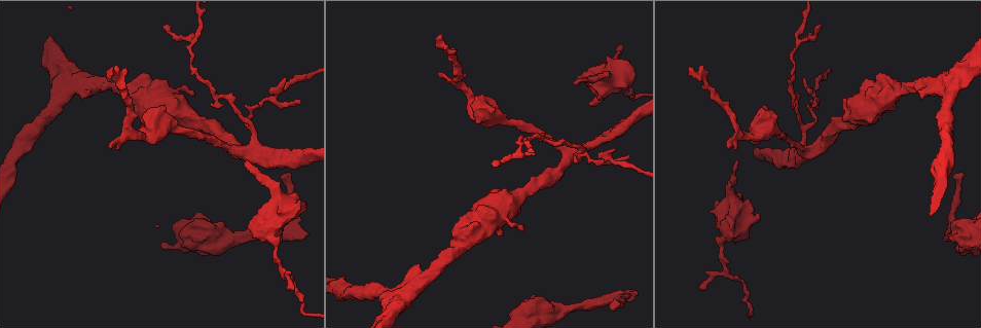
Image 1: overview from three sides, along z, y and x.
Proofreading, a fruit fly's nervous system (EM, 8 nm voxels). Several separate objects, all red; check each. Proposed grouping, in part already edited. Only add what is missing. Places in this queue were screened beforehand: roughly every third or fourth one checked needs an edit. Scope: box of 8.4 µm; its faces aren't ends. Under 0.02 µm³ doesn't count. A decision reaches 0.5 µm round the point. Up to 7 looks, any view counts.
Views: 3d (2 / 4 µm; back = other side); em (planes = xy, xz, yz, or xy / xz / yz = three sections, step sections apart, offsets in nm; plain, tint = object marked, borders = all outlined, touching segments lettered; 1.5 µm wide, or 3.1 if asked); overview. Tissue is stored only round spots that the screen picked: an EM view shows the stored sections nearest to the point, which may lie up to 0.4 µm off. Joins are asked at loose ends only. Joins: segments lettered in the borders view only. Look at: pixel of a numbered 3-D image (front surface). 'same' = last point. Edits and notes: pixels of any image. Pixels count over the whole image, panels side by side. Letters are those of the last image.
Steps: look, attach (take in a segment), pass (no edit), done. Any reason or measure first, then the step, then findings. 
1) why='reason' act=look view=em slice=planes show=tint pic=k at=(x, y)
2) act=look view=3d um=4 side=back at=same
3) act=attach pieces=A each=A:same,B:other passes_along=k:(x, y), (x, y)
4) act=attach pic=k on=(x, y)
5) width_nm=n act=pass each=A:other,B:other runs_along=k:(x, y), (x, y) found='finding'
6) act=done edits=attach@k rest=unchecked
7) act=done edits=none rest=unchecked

why='branch stops here' act=look view=em slice=yz step=4 show=borders pic=1 at=(412, 269)

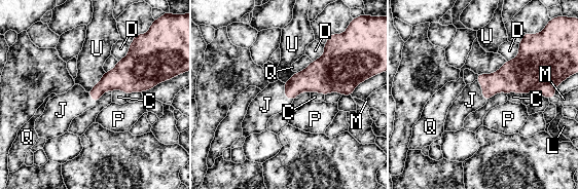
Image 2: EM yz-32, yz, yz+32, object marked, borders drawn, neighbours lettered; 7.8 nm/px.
why='another direction' act=look view=em slice=planes show=borders at=same

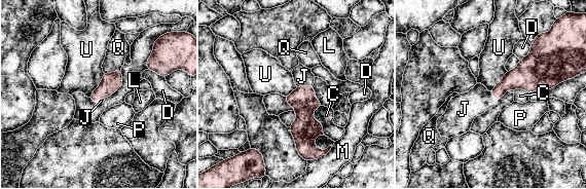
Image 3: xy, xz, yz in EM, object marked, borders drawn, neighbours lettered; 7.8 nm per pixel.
longest_contact=M:240nm act=attach pieces=J each=C:other,D:other,J:same,L:other,M:other,P:other,Q:other,U:other passes_along=3:(303, 99), (304, 86), (302, 76) found='the neuron continues'

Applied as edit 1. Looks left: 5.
why='see it whole again' act=look view=overview

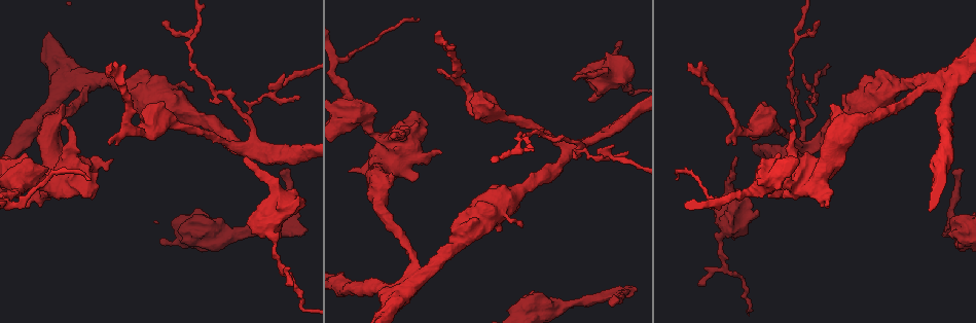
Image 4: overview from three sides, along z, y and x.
why='an open end' act=look view=3d um=4 pic=4 at=(737, 159)

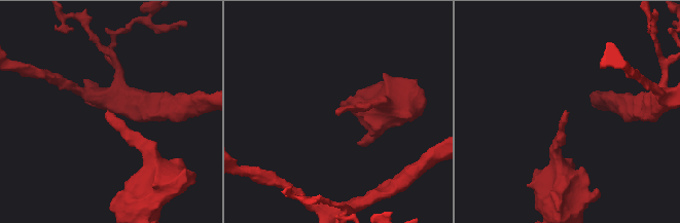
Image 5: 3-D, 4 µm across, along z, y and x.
why='now the EM' act=look view=em slice=xy step=8 show=tint pic=5 at=(567, 113)

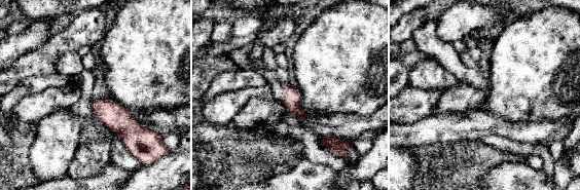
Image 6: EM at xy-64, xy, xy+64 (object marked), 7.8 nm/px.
act=look view=em slice=planes show=borders at=same

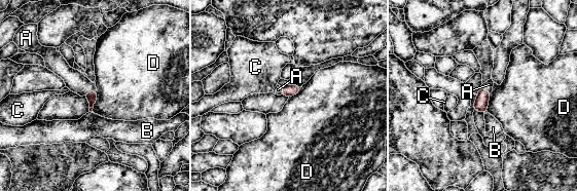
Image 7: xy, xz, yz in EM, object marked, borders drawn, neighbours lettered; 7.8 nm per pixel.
act=attach pieces=A each=A:same,B:other,C:other,D:other passes_along=7:(92, 97), (89, 91), (76, 81) found='the neuron continues'

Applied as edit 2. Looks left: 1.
act=done edits=attach@3,attach@7 rest=unchecked

